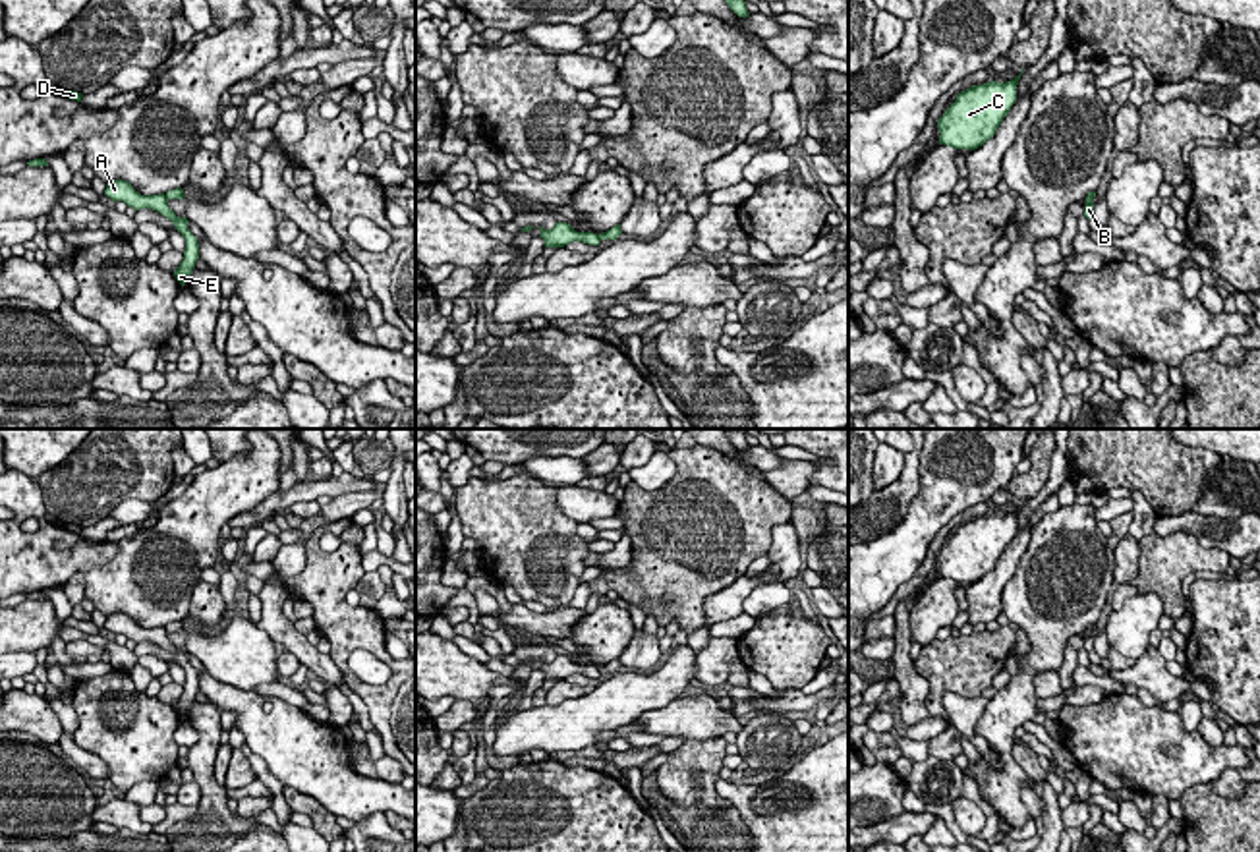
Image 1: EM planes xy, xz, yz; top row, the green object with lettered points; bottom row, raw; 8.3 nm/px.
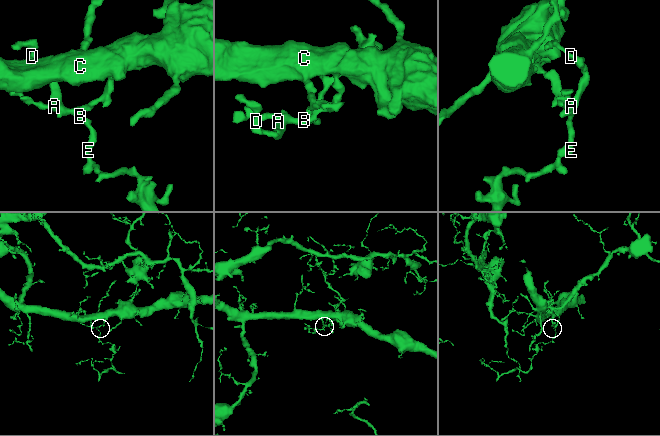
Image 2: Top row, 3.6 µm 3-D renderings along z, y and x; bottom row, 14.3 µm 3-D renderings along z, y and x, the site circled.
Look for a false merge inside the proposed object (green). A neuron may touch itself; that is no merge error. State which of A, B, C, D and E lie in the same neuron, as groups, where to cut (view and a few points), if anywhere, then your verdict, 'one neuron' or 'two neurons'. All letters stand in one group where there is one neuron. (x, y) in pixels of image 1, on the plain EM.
A B D E / C | yz (1094, 624), (1087, 634) | two neurons

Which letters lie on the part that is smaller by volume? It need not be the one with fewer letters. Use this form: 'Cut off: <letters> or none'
Cut off: A, B, D, E

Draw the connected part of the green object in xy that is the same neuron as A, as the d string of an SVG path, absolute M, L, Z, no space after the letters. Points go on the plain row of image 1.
M114 612L106 616L104 628L110 630L114 636L124 634L128 639L133 639L135 643L139 641L153 641L166 649L176 663L184 668L186 672L186 684L184 684L184 694L180 699L174 703L176 713L184 719L191 703L195 701L195 696L199 692L199 674L197 670L189 665L187 661L187 651L180 651L166 634L164 626L158 628L141 628L139 624L133 622L133 618L126 612Z

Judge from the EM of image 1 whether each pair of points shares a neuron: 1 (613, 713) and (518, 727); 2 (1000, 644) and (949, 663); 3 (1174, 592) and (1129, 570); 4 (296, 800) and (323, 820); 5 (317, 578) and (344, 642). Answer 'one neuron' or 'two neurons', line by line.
1: one neuron
2: one neuron
3: two neurons
4: one neuron
5: one neuron

